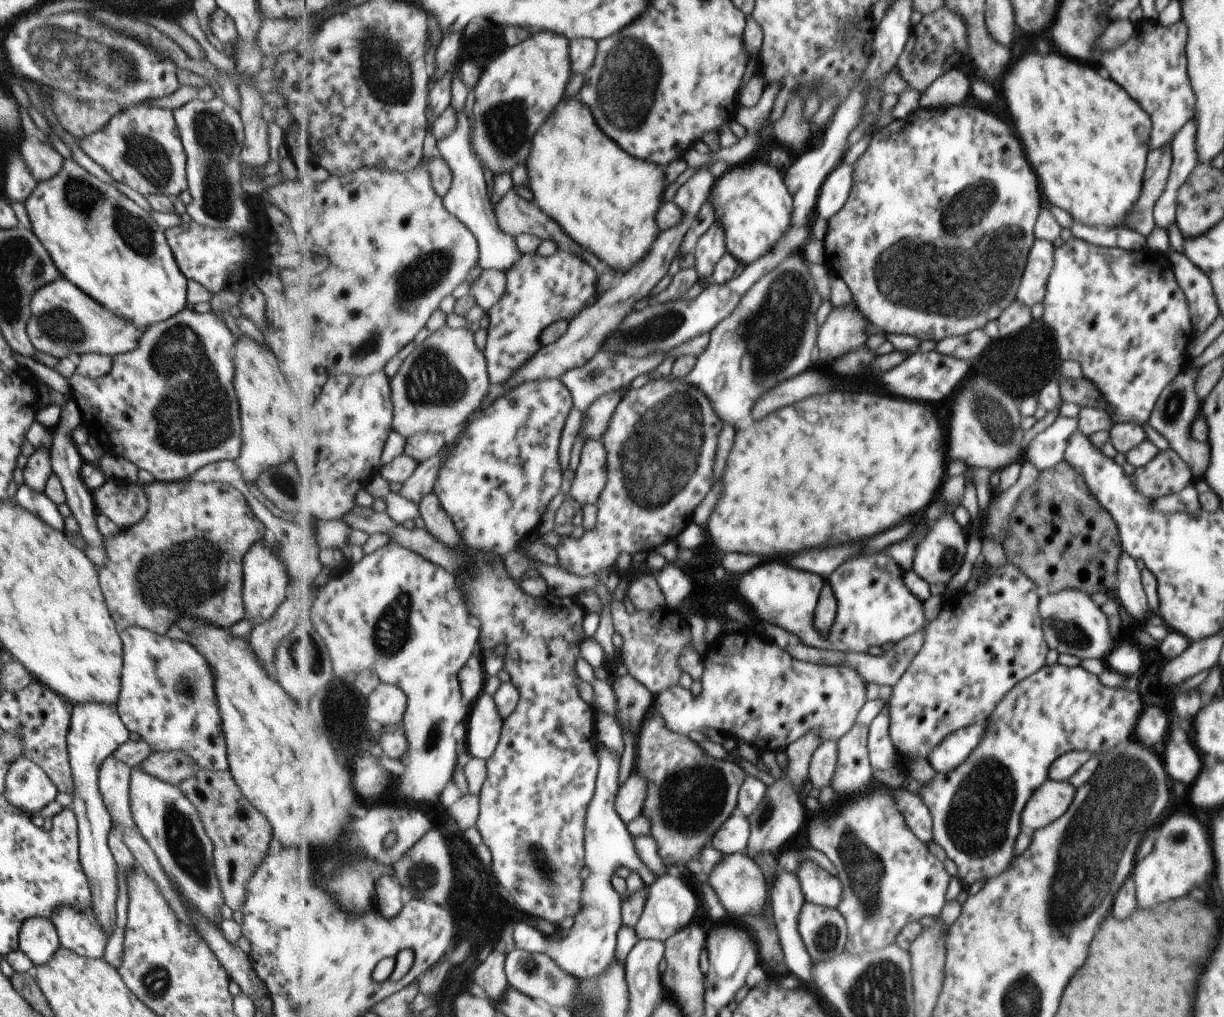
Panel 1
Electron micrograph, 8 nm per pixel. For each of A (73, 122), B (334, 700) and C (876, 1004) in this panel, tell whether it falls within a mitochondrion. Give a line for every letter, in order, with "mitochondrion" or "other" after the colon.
A: other
B: mitochondrion
C: mitochondrion

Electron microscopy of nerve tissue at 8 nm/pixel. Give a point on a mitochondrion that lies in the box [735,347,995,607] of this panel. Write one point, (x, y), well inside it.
(956, 552)

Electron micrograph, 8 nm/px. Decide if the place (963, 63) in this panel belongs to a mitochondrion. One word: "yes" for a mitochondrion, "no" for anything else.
no

